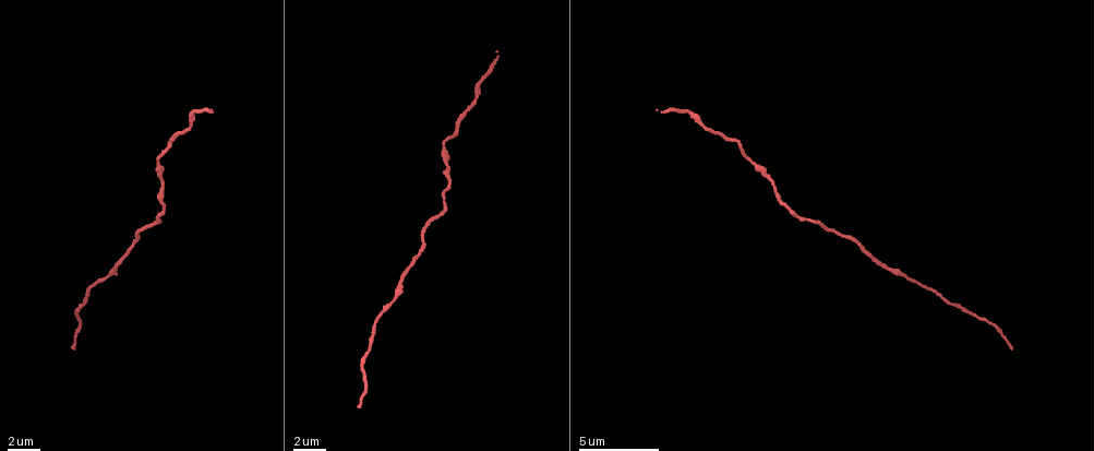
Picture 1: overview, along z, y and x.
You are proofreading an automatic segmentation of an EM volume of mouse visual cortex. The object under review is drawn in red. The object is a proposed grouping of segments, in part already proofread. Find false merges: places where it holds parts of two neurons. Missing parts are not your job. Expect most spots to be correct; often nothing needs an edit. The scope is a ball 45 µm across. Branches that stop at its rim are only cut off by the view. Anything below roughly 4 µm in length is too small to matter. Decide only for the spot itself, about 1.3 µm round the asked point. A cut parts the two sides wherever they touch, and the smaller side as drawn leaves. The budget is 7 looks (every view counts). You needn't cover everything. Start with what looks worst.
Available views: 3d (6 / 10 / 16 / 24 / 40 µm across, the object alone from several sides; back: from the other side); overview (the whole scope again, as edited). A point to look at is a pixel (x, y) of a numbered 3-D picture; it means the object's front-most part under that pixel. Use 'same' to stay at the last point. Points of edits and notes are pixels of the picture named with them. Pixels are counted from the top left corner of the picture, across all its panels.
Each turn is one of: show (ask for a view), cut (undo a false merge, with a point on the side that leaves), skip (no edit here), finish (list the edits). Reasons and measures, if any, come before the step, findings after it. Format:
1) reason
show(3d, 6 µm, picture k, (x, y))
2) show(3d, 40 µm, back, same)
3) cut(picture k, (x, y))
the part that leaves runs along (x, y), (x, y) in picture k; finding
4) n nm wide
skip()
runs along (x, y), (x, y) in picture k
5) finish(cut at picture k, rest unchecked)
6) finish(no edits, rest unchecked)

sudden change in width
show(3d, 16 µm, picture 1, (111, 276))

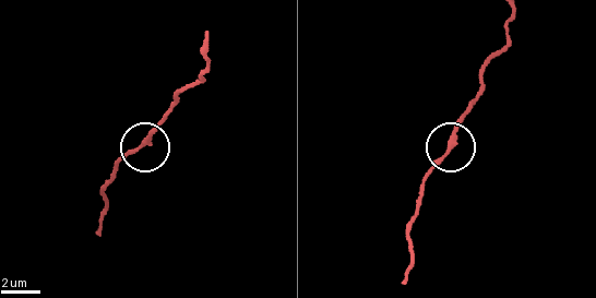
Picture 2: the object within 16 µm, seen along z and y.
show(3d, 16 µm, back, picture 2, (142, 142))

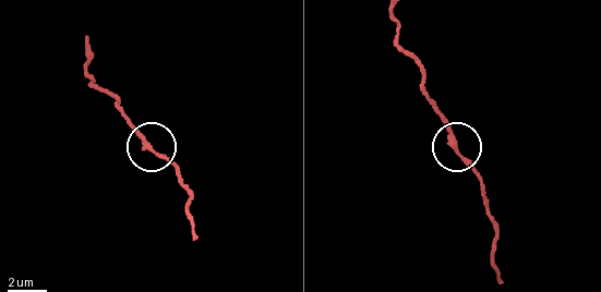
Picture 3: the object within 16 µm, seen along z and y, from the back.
skip()
runs along (417, 60), (423, 93), (478, 179) in picture 3; all the same neuron

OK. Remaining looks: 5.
a narrow waist
show(3d, 10 µm, picture 1, (158, 160))

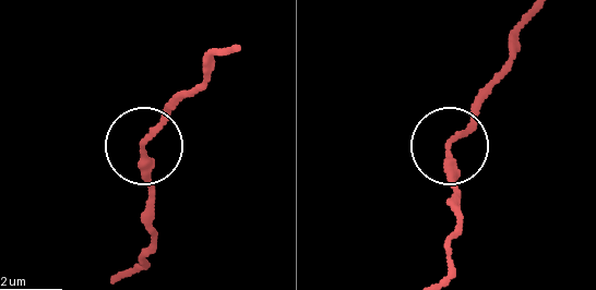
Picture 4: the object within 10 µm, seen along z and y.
show(3d, 10 µm, back, picture 4, (144, 144))

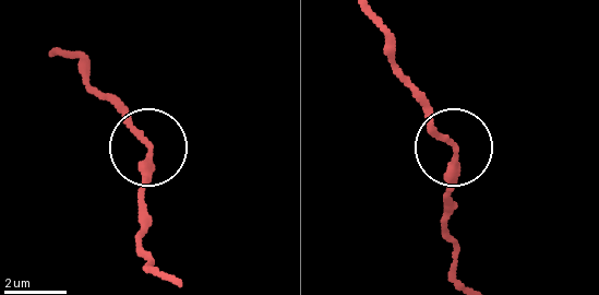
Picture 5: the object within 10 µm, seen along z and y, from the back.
210 nm wide
skip()
runs along (462, 279), (446, 223), (454, 148), (417, 101) in picture 5; one neuron here

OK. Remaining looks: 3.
thick turns thin
show(3d, 10 µm, picture 1, (795, 211))

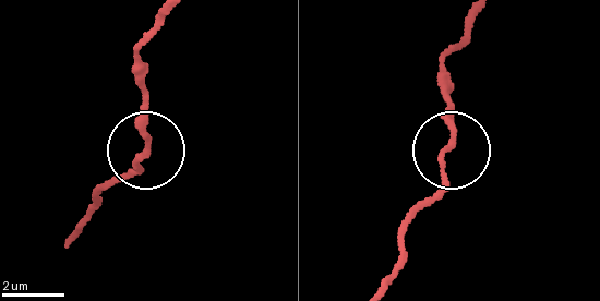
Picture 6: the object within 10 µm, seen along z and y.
170 nm wide
skip()
runs along (109, 187), (146, 151), (146, 72) in picture 6; all the same neuron

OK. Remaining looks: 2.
finish(no edits, rest unchecked)

